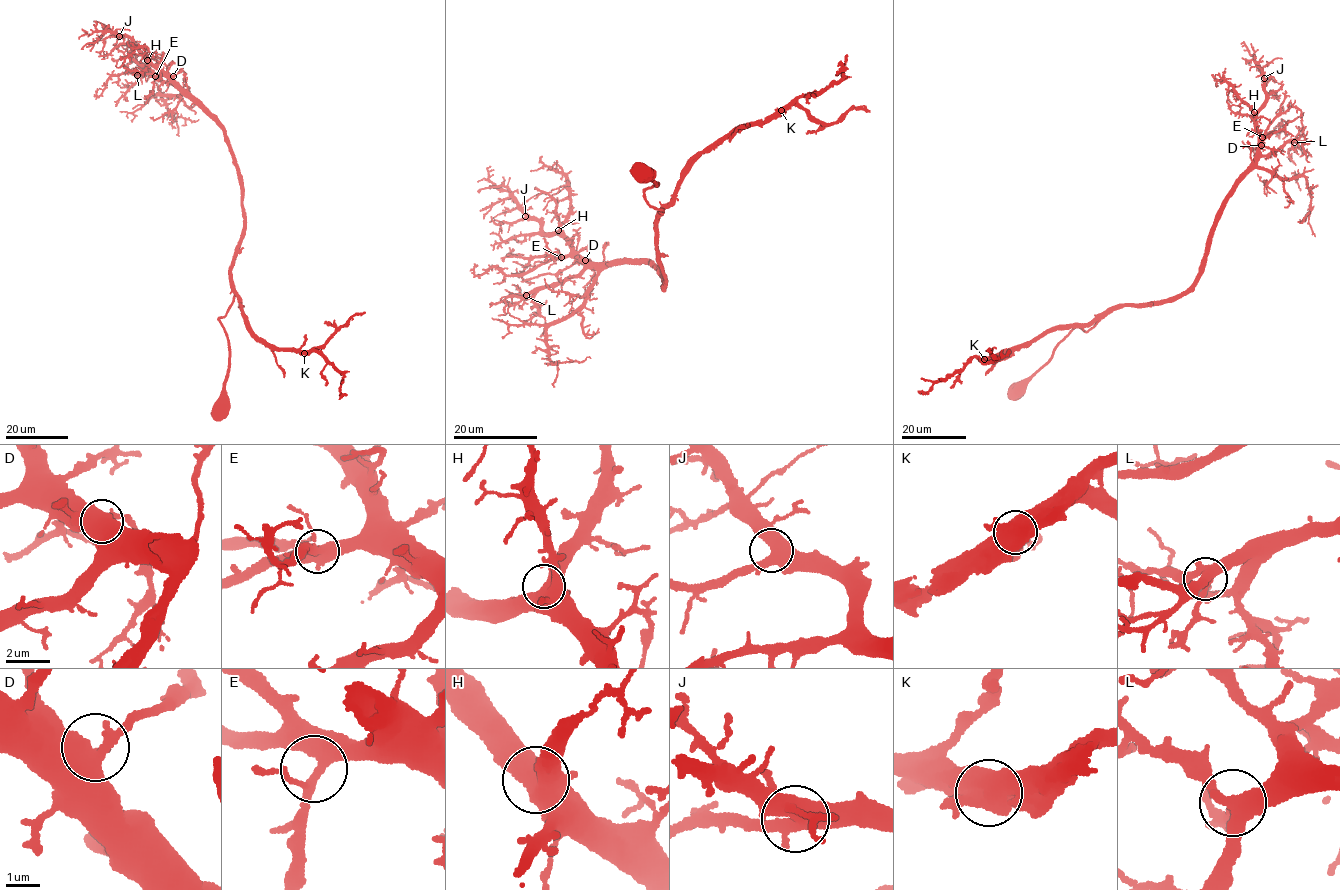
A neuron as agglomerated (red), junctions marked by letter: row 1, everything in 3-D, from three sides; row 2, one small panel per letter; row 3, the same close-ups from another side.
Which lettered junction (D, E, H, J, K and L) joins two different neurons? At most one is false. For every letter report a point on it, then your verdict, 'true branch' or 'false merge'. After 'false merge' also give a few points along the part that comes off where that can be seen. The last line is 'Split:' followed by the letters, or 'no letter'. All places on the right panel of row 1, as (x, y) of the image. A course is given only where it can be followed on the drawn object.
D: (1261, 145) | true branch
E: (1262, 137) | true branch
H: (1254, 112) | true branch
J: (1264, 78) | true branch
K: (984, 359) | true branch
L: (1294, 142) | true branch
Split: no letter

